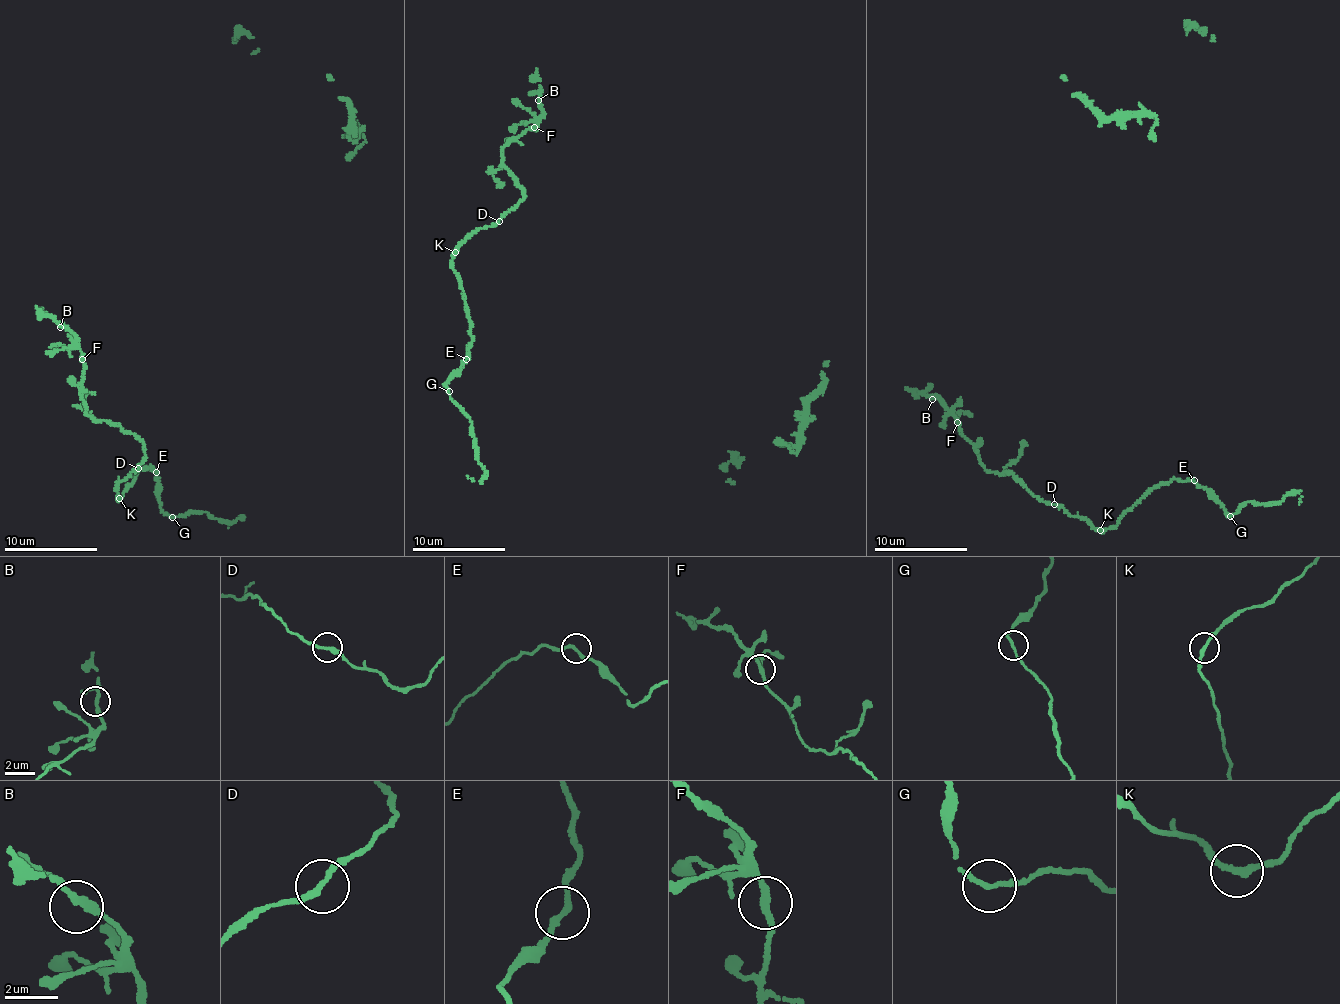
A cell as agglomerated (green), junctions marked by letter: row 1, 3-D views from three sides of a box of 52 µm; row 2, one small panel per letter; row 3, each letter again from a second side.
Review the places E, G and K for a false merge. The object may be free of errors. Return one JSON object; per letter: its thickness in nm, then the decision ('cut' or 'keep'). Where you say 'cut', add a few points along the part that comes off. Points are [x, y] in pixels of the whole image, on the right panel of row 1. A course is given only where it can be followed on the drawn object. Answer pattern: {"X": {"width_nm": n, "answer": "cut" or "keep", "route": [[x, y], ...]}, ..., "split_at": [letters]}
{"E": {"width_nm": 200, "answer": "keep"}, "G": {"width_nm": 150, "answer": "keep"}, "K": {"width_nm": 240, "answer": "keep"}, "split_at": []}

